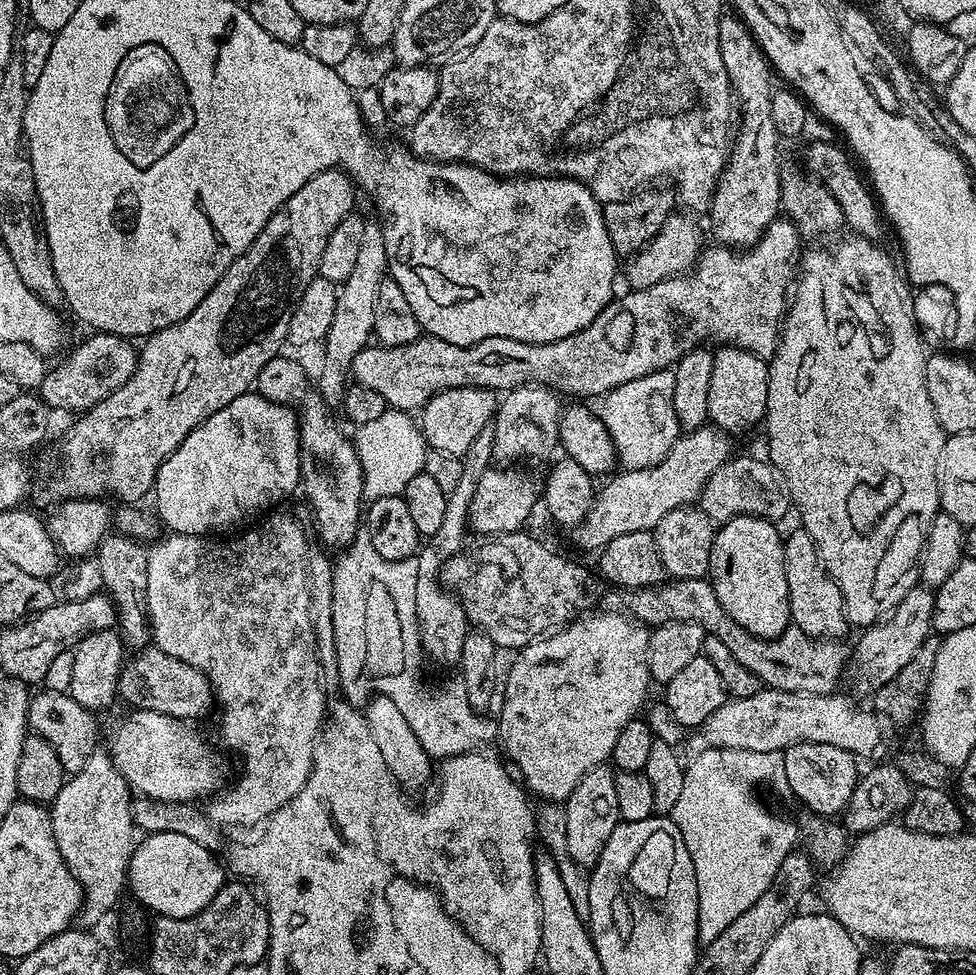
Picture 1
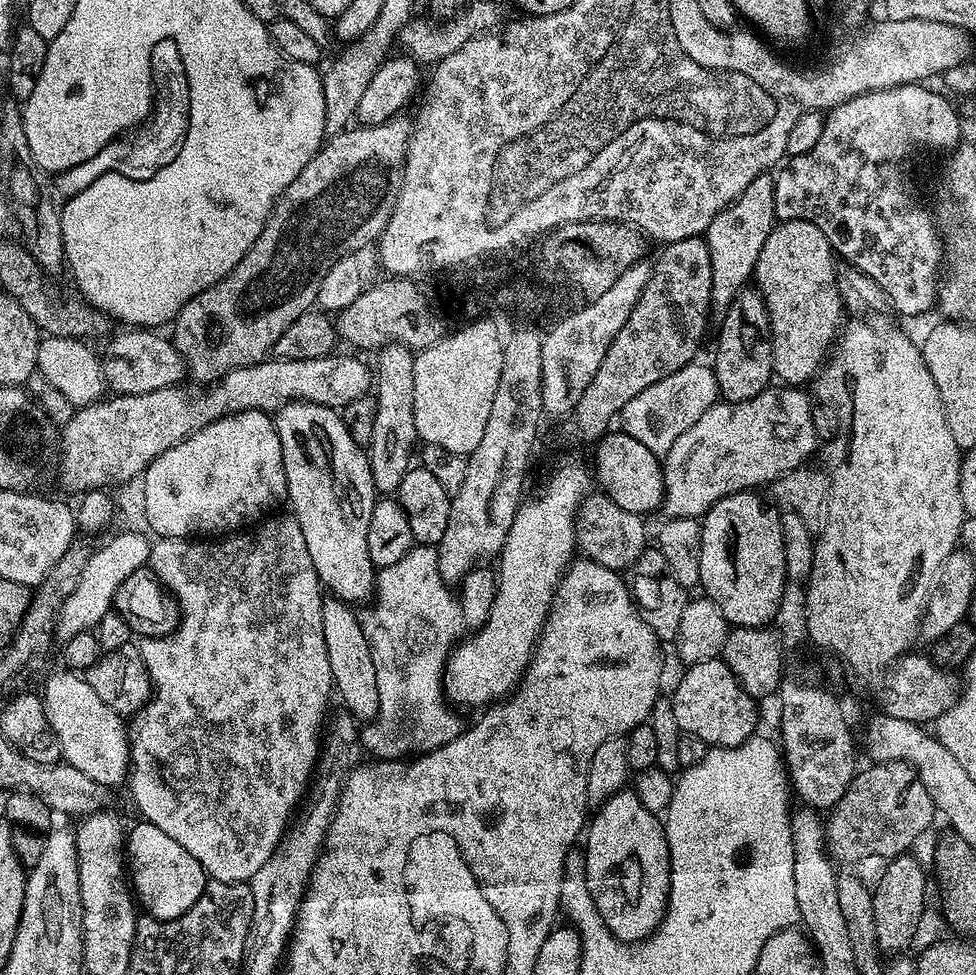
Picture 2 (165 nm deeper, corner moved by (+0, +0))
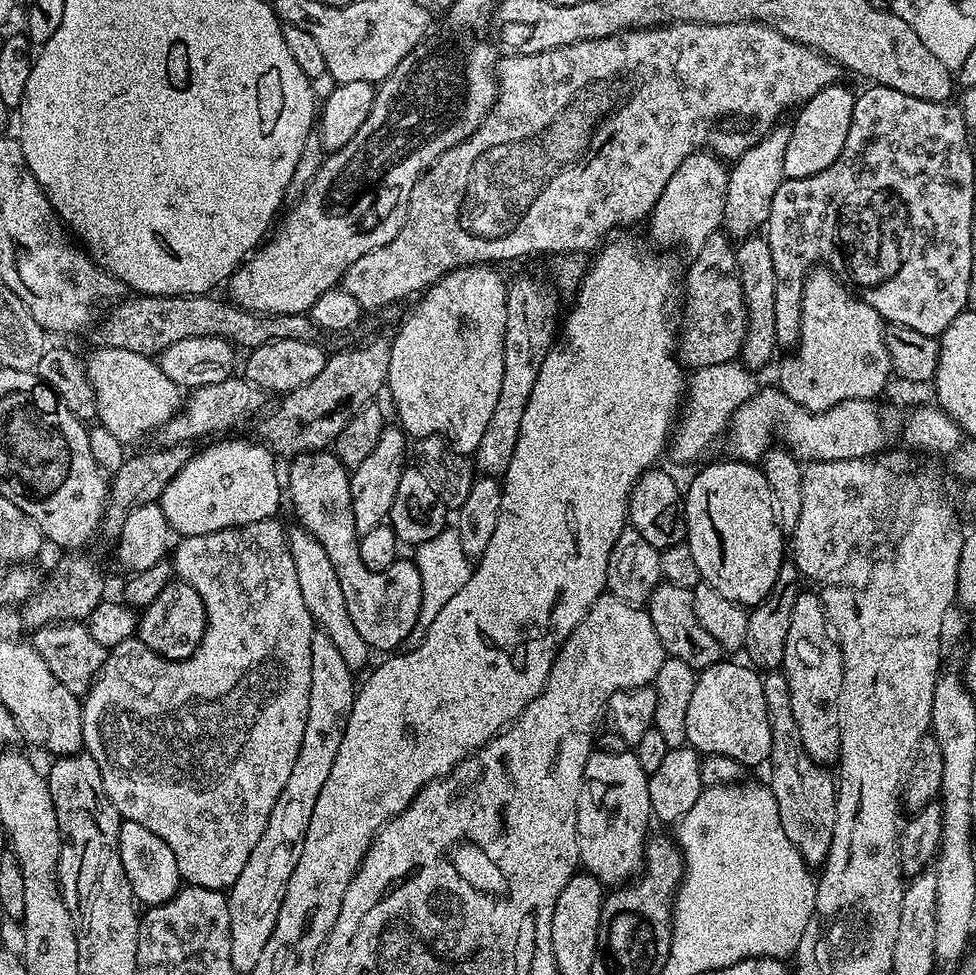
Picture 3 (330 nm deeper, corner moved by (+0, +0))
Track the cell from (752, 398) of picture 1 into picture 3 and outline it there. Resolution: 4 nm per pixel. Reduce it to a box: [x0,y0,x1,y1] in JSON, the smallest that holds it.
[735,235,778,370]

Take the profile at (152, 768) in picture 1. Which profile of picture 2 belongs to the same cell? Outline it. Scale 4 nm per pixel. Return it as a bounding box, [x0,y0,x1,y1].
[42,670,128,786]

